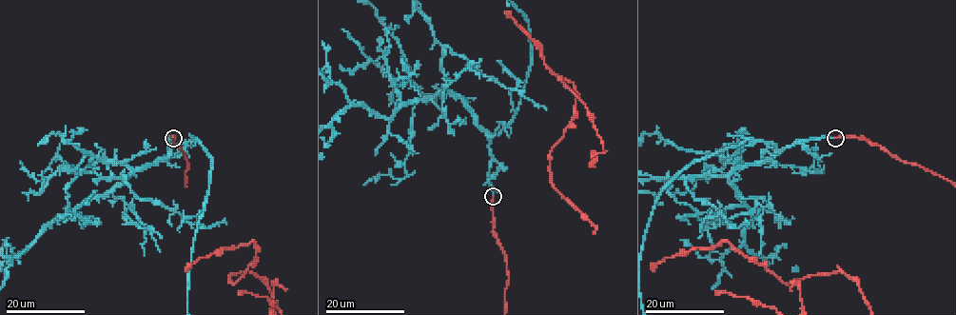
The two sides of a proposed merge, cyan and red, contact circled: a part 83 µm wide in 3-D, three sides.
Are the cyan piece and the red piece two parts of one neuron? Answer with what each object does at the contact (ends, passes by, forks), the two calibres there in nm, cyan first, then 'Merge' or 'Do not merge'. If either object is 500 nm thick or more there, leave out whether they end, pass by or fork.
At the ring cyan ends. At the ring red ends. Thickness 360 nm (cyan) against 320 nm. Merge

